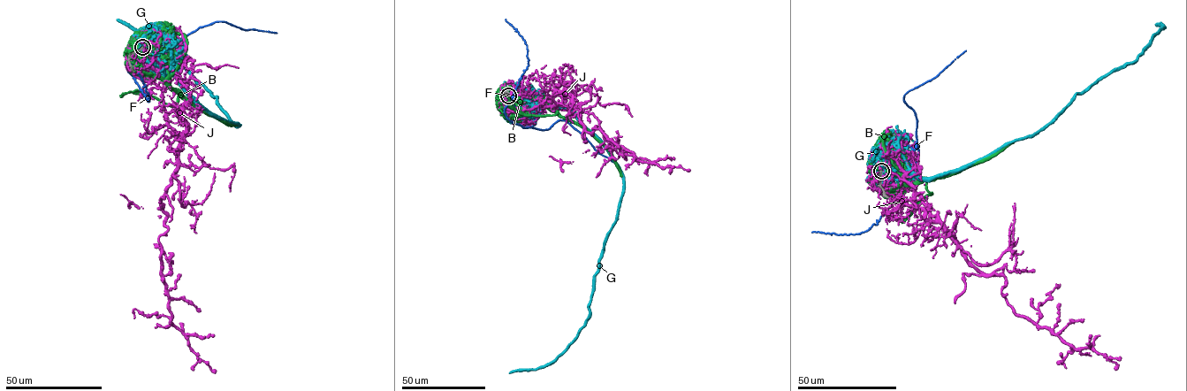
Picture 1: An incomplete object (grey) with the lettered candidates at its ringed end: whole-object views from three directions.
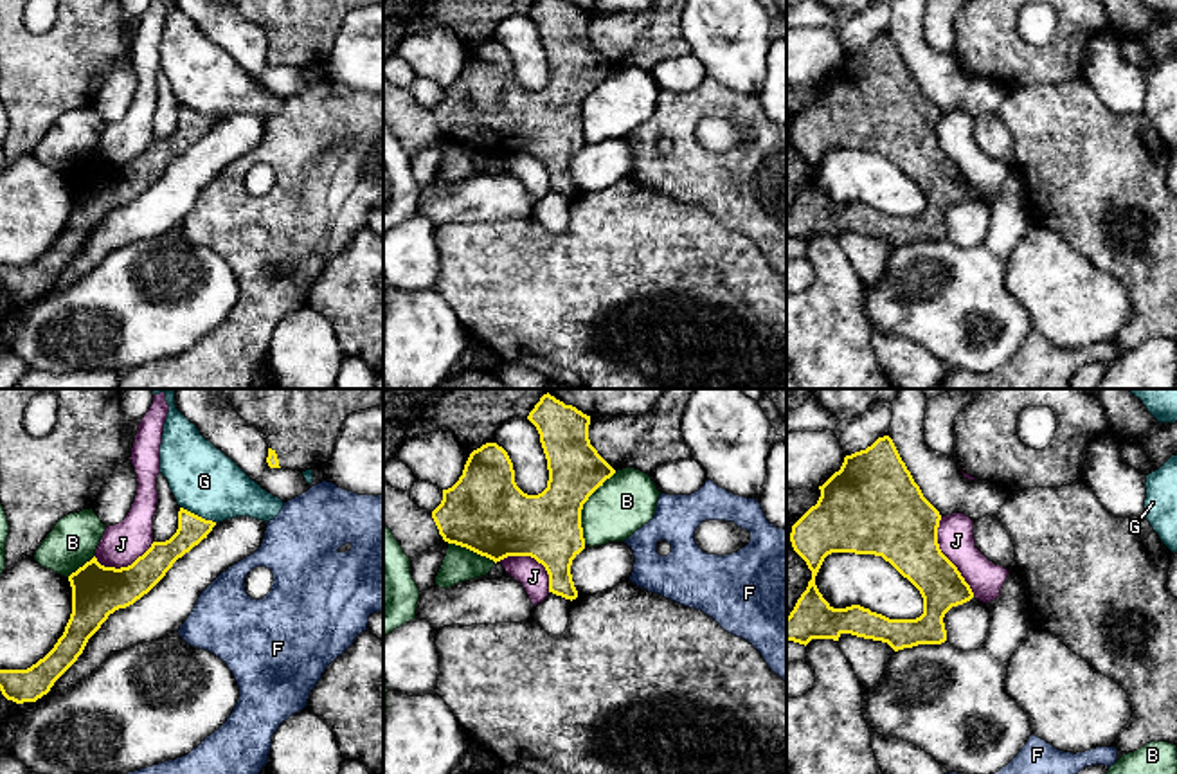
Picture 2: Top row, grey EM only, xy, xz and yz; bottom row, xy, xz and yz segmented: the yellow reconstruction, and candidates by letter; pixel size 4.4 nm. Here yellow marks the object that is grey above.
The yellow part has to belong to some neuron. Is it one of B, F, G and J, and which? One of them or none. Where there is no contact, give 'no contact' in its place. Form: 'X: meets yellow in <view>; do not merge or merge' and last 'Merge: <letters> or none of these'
B: meets yellow in xz; do not merge
F: no contact; do not merge
G: meets yellow in xy; do not merge
J: meets yellow in yz; do not merge
Merge: none of these

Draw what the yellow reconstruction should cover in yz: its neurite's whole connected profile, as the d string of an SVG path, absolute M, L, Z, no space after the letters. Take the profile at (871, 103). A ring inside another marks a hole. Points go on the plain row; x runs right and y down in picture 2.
M889 32L878 34L866 47L844 54L822 83L821 94L794 122L790 139L806 158L812 176L786 214L786 238L808 241L812 236L839 238L842 230L887 239L894 248L918 241L947 238L943 214L974 194L957 164L941 149L938 124L941 112L923 94ZM831 149L875 151L889 158L923 194L923 211L916 216L889 216L860 202L833 205L819 189L815 173Z

